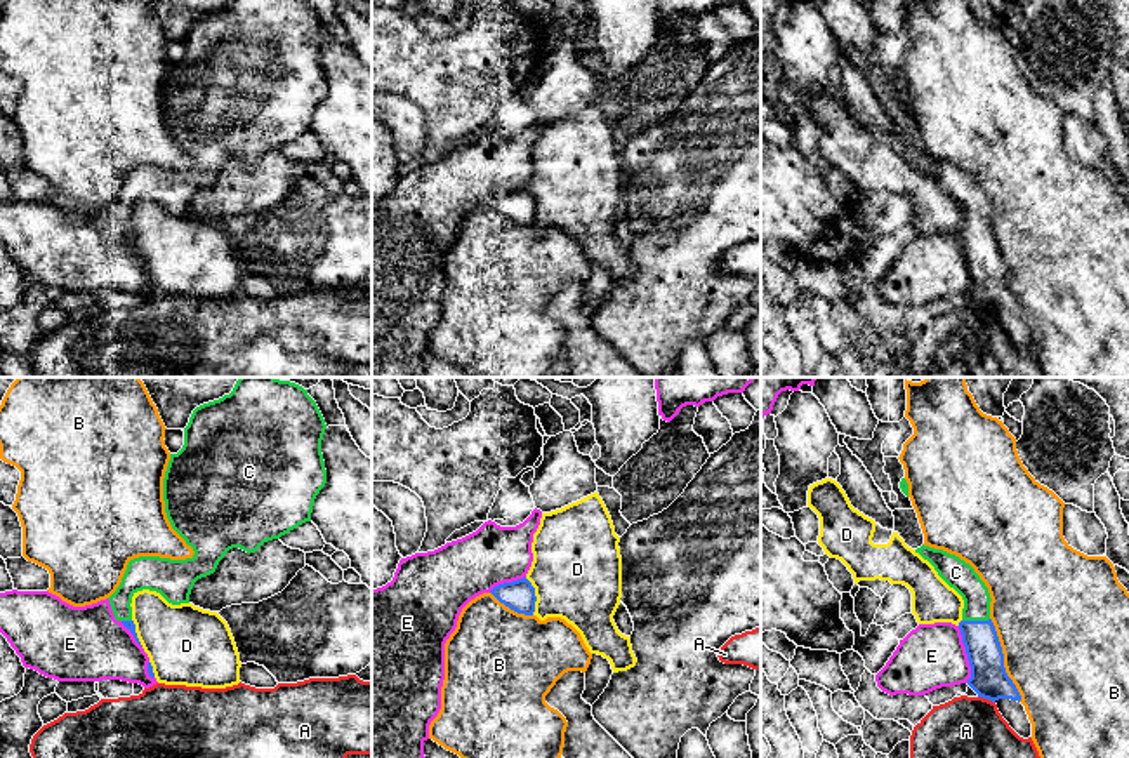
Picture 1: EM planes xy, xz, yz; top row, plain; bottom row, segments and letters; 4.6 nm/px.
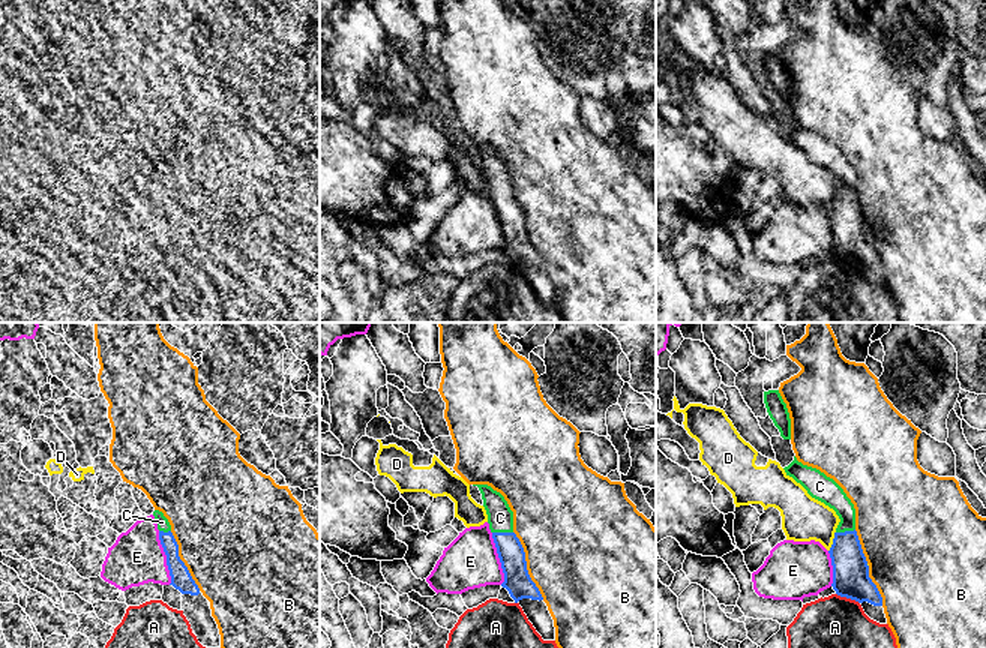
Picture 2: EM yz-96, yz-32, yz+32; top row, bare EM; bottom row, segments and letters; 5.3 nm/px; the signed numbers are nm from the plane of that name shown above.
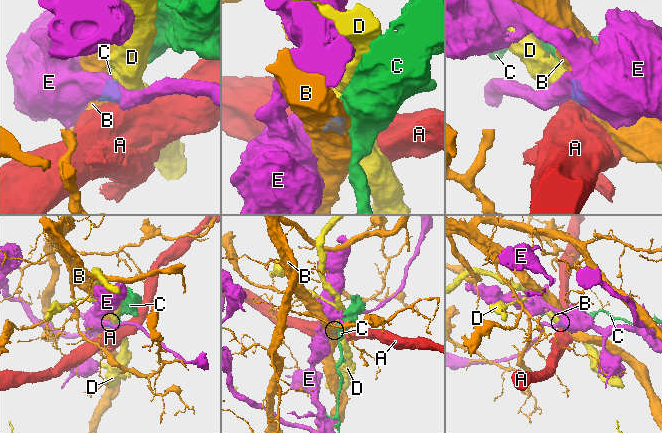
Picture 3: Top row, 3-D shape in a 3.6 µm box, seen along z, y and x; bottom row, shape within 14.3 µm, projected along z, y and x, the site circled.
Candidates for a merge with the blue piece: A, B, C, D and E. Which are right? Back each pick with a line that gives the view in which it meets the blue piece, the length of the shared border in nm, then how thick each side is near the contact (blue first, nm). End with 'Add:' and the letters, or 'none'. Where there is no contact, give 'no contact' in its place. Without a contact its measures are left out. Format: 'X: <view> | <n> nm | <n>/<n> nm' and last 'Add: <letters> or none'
C: yz | 130 nm | 160/140 nm
Add: C

